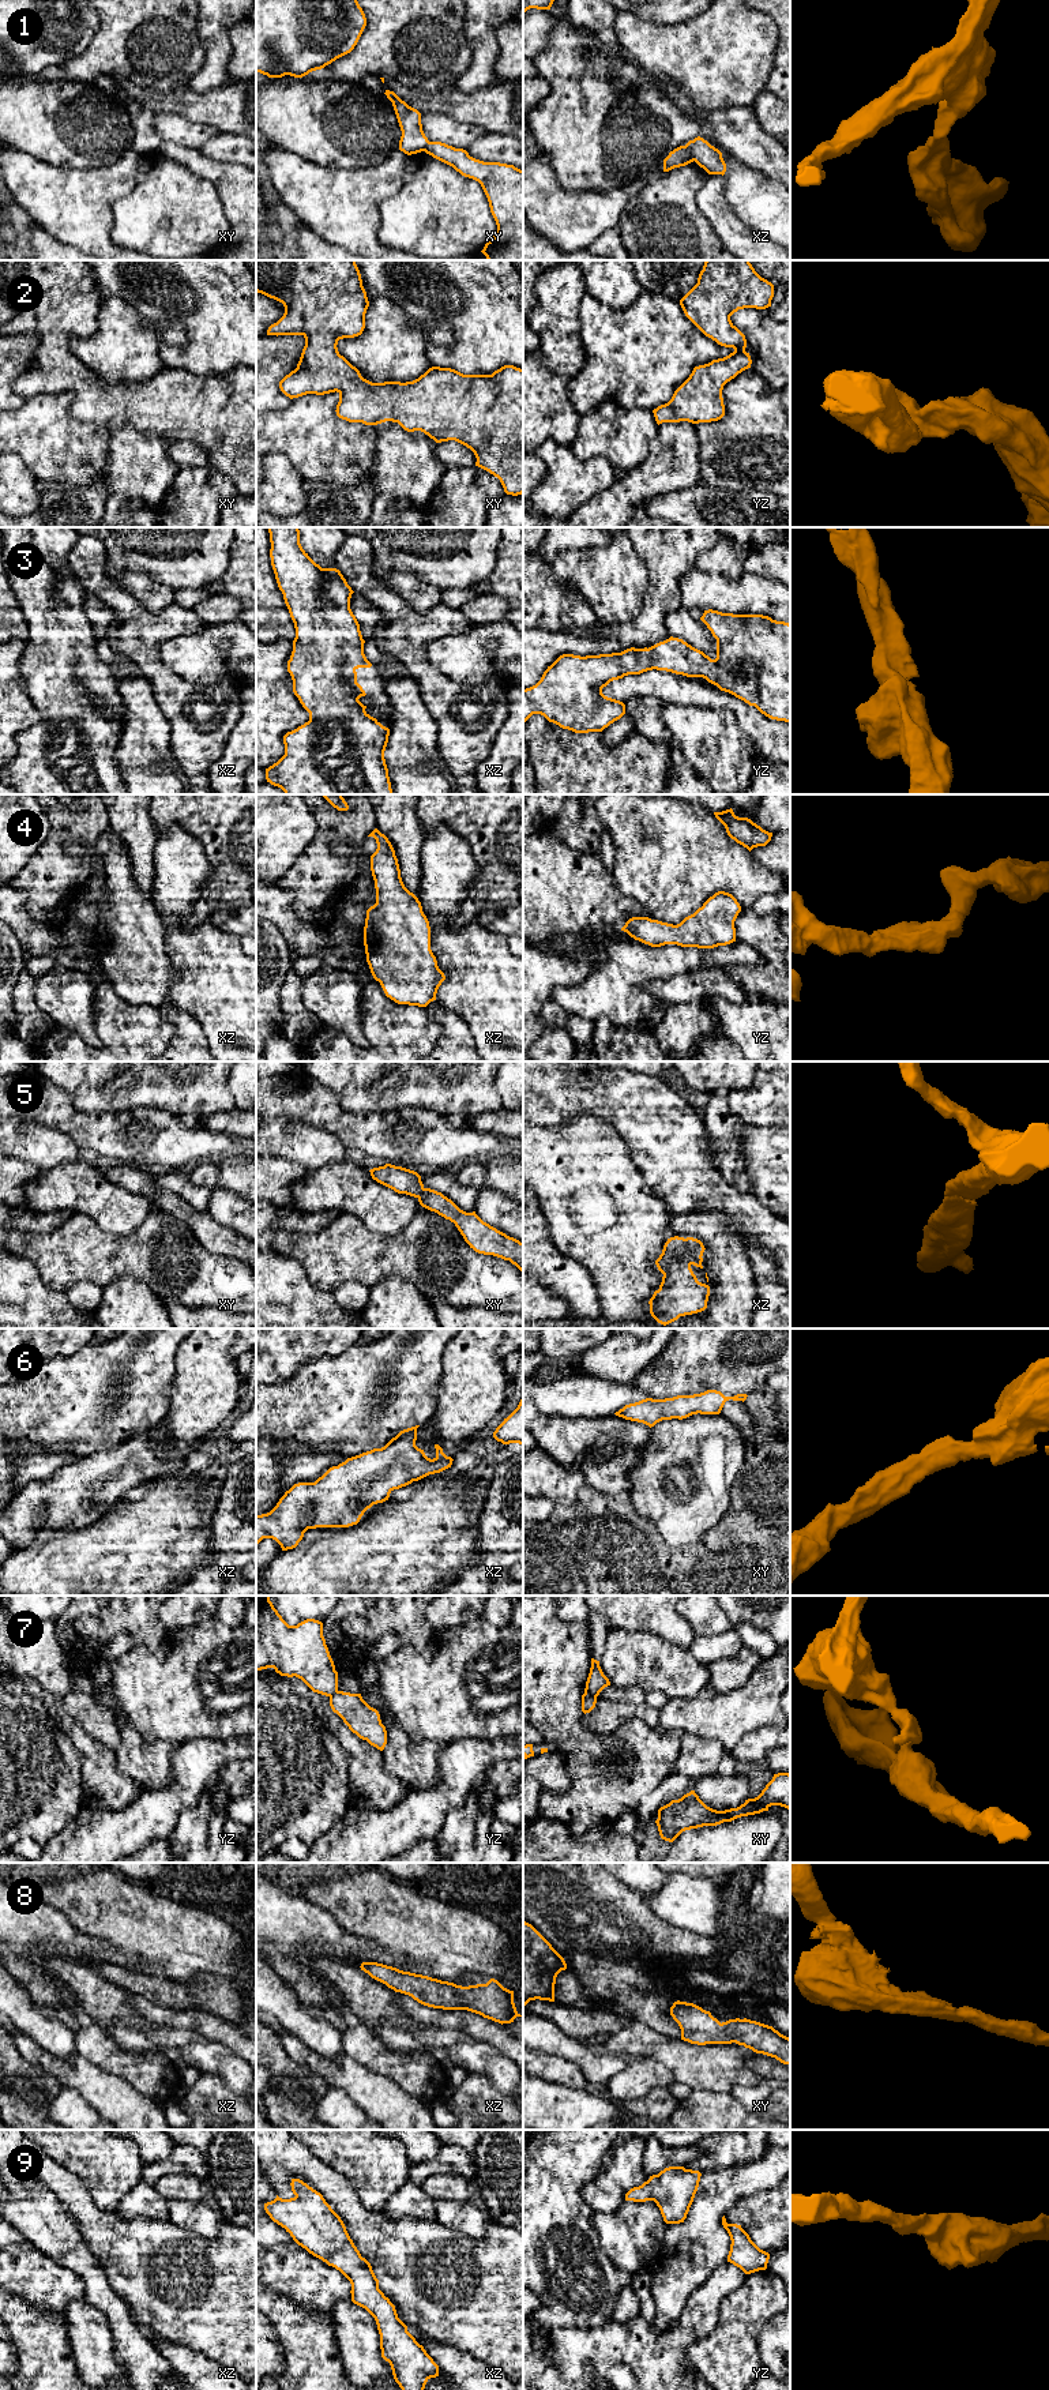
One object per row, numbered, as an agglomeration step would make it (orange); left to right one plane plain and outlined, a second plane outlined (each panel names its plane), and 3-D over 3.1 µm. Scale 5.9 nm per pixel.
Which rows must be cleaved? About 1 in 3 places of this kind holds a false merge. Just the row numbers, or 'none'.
1, 7

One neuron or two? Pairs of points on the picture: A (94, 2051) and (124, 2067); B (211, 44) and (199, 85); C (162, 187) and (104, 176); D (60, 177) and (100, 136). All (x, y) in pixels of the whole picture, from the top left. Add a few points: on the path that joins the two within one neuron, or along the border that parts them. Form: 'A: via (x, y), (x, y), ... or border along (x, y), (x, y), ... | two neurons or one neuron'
A: via (101, 2051), (117, 2060) | one neuron
B: via (211, 53), (211, 72), (209, 75) | one neuron
C: border along (142, 156), (134, 187), (112, 205) | two neurons
D: border along (38, 160), (66, 168), (100, 168) | two neurons

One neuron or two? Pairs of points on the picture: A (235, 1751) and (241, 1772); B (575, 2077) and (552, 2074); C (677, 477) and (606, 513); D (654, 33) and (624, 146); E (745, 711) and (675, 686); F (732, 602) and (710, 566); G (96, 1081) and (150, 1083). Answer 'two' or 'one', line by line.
A: two
B: one
C: one
D: two
E: one
F: two
G: one

